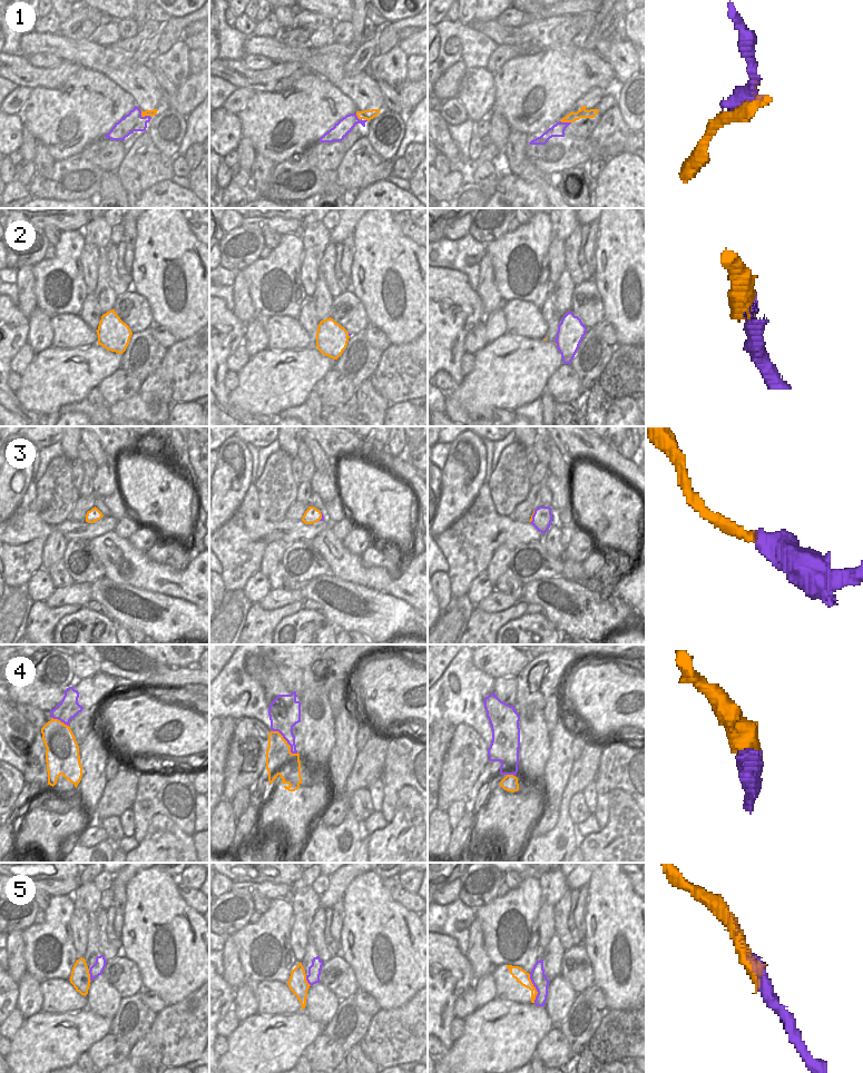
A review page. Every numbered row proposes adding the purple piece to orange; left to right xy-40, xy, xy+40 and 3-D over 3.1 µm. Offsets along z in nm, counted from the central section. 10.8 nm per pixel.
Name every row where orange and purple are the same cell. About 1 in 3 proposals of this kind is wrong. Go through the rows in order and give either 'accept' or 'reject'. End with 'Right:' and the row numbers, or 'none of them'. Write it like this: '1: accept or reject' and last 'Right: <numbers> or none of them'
1: accept
2: accept
3: accept
4: accept
5: accept
Right: 1, 2, 3, 4, 5

